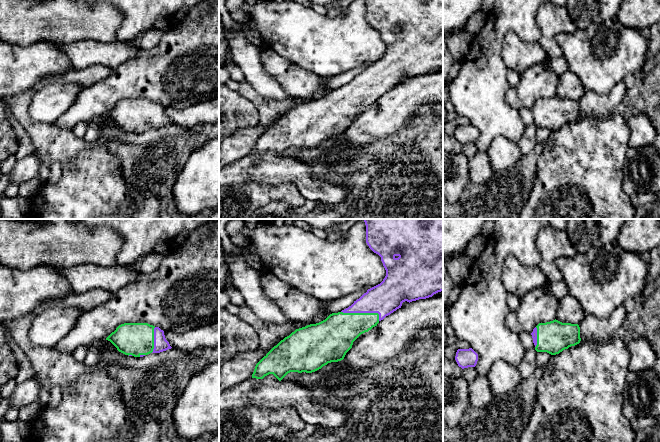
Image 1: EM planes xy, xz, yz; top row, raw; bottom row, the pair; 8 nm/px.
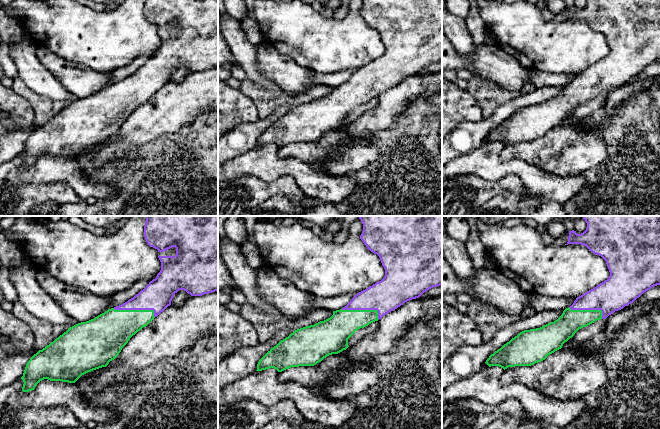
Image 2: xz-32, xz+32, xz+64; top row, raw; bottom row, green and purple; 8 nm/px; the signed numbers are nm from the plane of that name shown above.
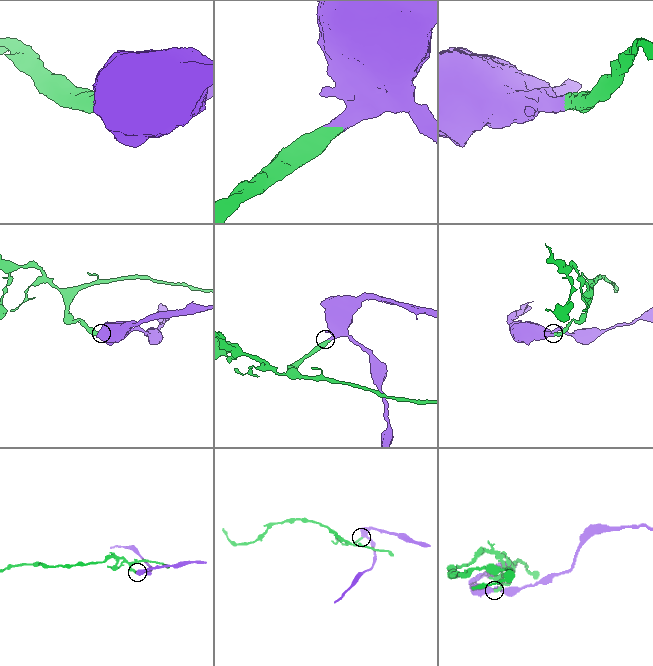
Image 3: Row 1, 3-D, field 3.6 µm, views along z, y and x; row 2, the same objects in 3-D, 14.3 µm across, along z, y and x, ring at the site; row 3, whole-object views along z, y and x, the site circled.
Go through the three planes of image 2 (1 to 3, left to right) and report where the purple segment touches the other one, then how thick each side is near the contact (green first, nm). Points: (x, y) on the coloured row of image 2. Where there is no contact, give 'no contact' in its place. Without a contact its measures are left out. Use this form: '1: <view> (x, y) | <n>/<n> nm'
1: xz-32 (136, 310) | 320/240 nm
2: xz+32 (363, 310) | 220/260 nm
3: xz+64 (588, 310) | 190/260 nm

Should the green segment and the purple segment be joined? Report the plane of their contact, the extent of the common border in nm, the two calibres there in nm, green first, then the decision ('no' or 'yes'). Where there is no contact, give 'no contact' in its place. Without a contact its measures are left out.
xz | 320 nm | 300/260 nm | yes

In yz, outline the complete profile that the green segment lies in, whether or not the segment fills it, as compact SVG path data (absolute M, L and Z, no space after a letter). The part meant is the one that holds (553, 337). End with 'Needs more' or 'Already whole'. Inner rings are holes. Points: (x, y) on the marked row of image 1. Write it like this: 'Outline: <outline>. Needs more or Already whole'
Outline: M553 320L539 323L531 333L535 350L556 355L571 346L580 343L580 327L578 324L562 323Z. Needs more

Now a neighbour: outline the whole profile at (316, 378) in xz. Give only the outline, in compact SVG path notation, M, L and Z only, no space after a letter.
M344 360L328 363L321 369L312 373L290 372L281 380L281 382L294 383L305 388L312 386L322 387L323 382L327 380L340 366L344 367Z

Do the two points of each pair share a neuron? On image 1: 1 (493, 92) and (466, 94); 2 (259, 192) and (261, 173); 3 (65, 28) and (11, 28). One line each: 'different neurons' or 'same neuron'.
1: same neuron
2: different neurons
3: same neuron

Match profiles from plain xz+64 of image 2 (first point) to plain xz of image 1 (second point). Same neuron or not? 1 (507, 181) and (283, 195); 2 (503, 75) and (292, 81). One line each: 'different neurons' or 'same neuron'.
1: same neuron
2: same neuron

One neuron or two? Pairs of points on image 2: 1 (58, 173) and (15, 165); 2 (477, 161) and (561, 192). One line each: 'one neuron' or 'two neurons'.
1: one neuron
2: one neuron

